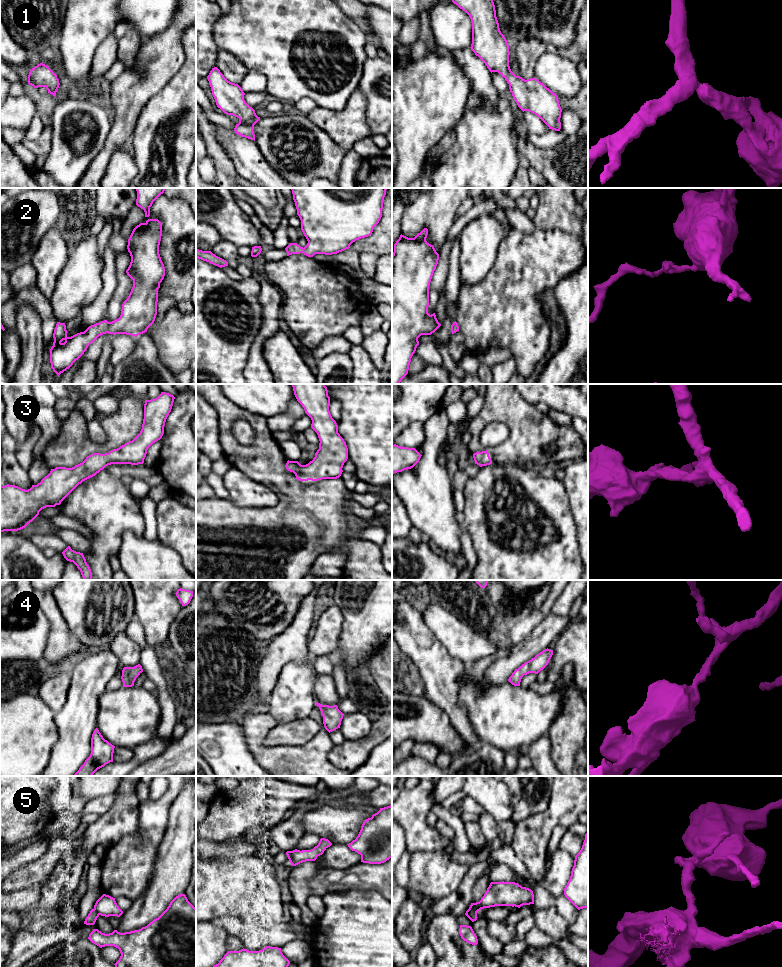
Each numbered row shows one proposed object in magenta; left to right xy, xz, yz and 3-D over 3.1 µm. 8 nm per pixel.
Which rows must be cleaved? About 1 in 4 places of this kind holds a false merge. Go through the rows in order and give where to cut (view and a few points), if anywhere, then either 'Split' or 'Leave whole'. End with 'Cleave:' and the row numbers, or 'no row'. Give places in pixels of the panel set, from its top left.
1: No split. Leave whole
2: No split. Leave whole
3: No split. Leave whole
4: No split. Leave whole
5: Split along yz (468, 909), (477, 911). Split
Cleave: 5

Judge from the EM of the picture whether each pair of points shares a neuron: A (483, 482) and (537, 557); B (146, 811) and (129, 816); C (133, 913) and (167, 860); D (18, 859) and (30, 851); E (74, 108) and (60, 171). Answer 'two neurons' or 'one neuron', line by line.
A: one neuron
B: two neurons
C: one neuron
D: one neuron
E: one neuron

